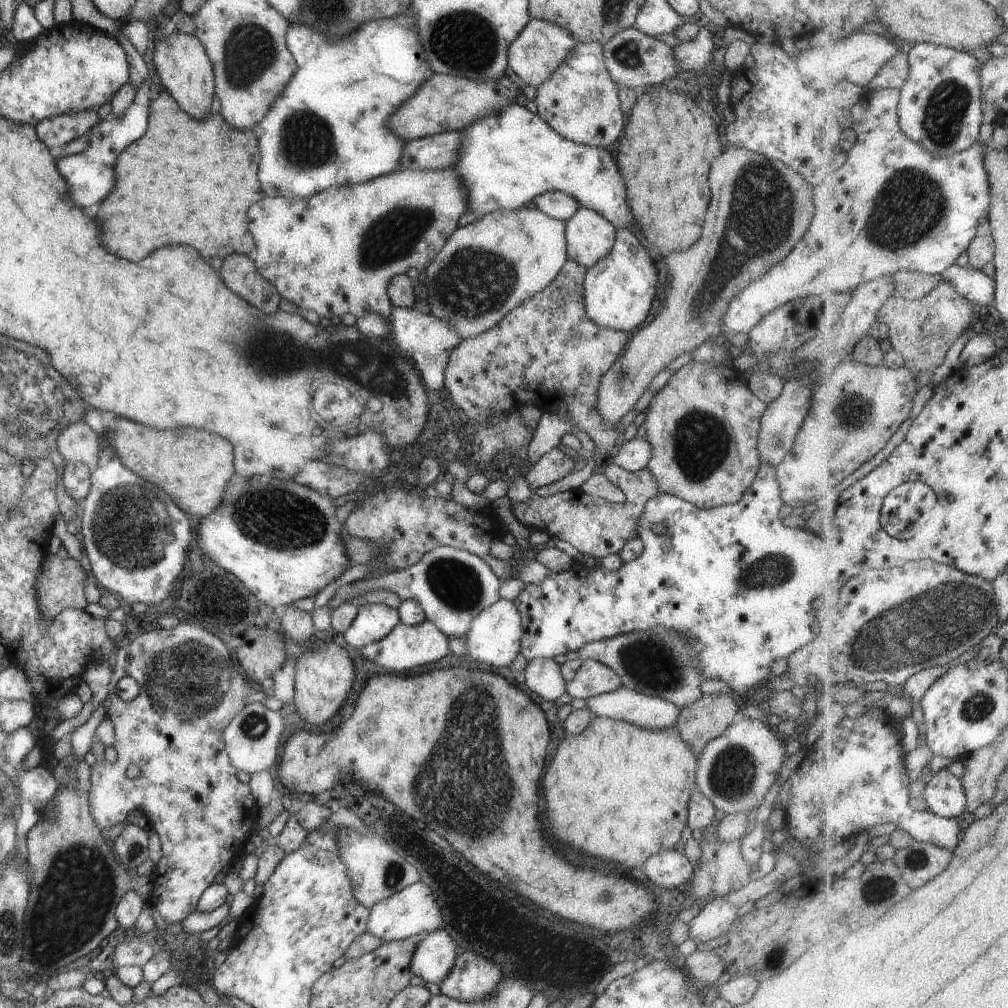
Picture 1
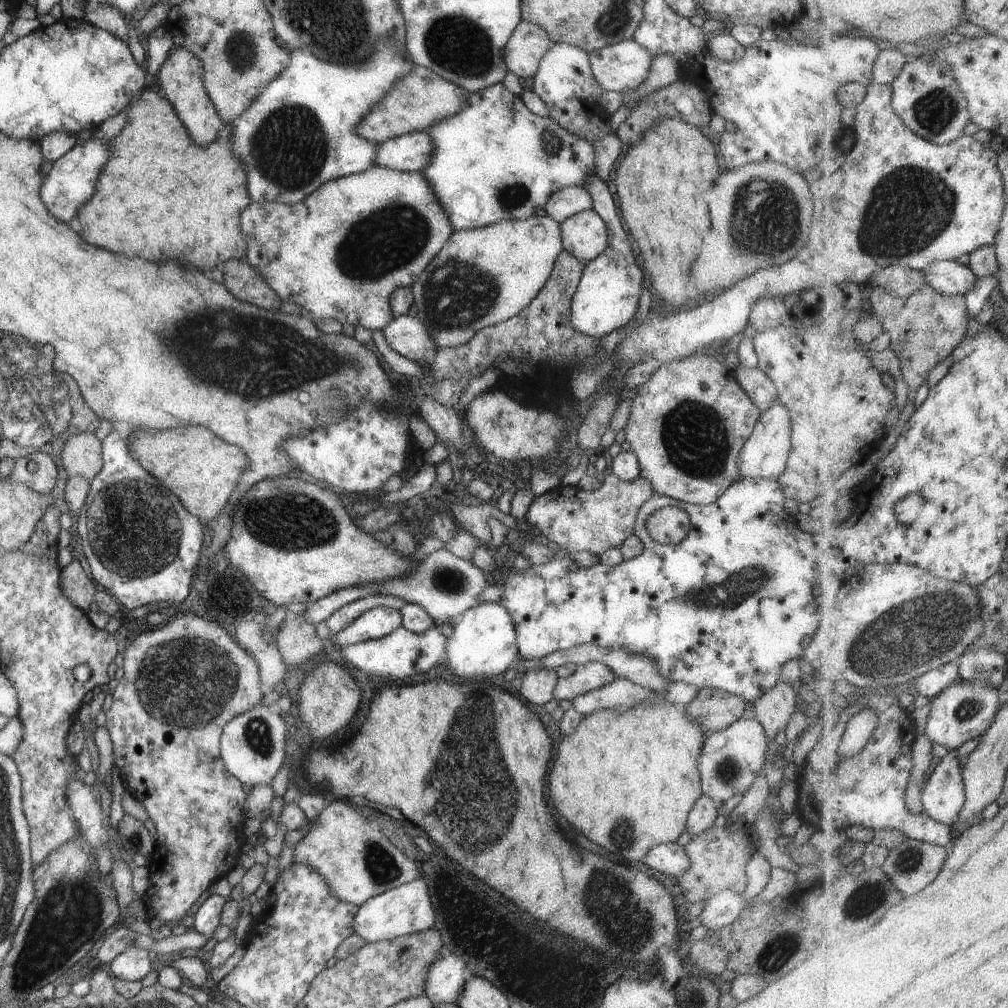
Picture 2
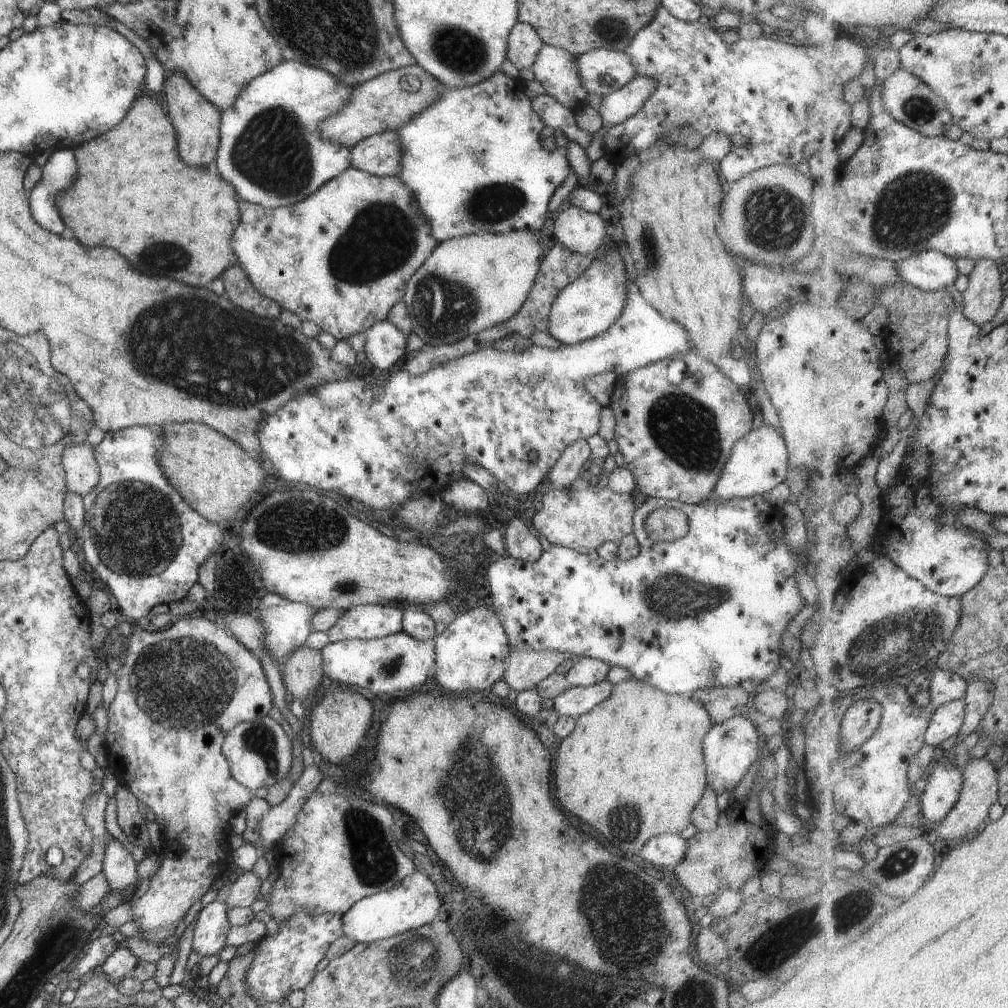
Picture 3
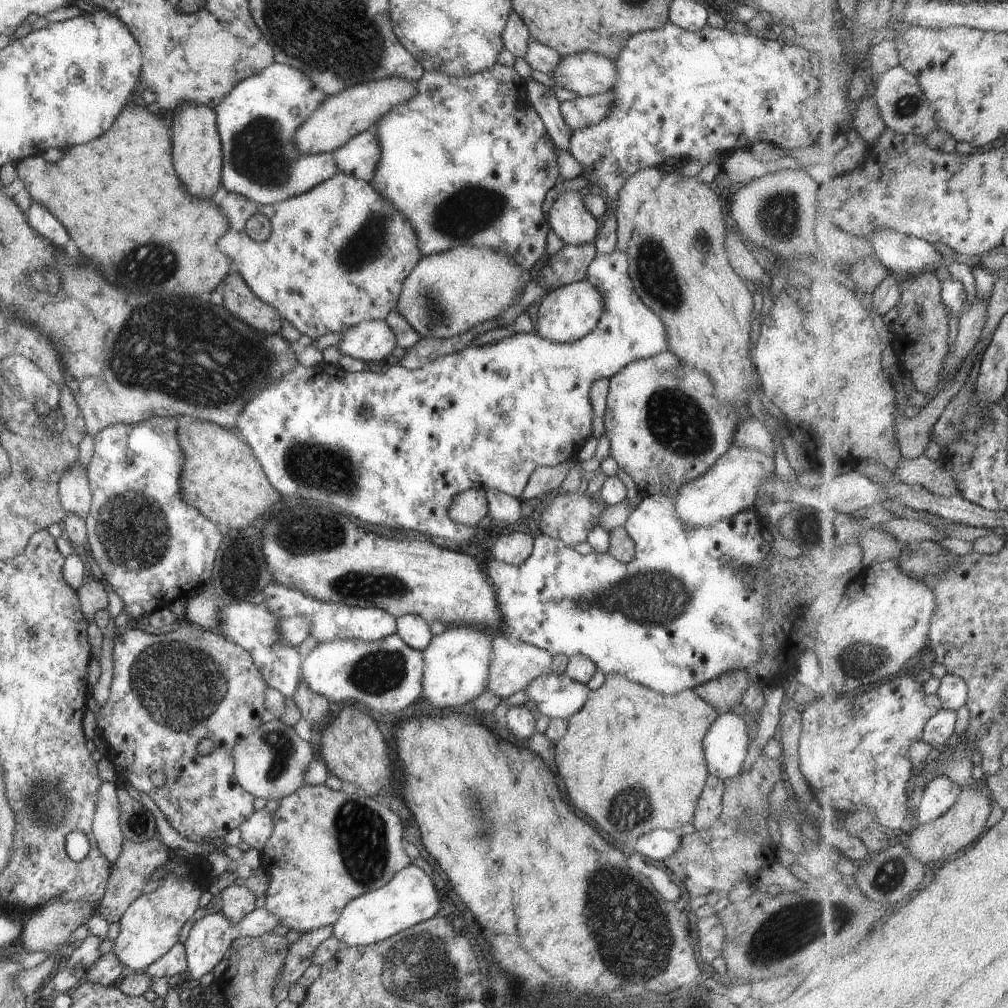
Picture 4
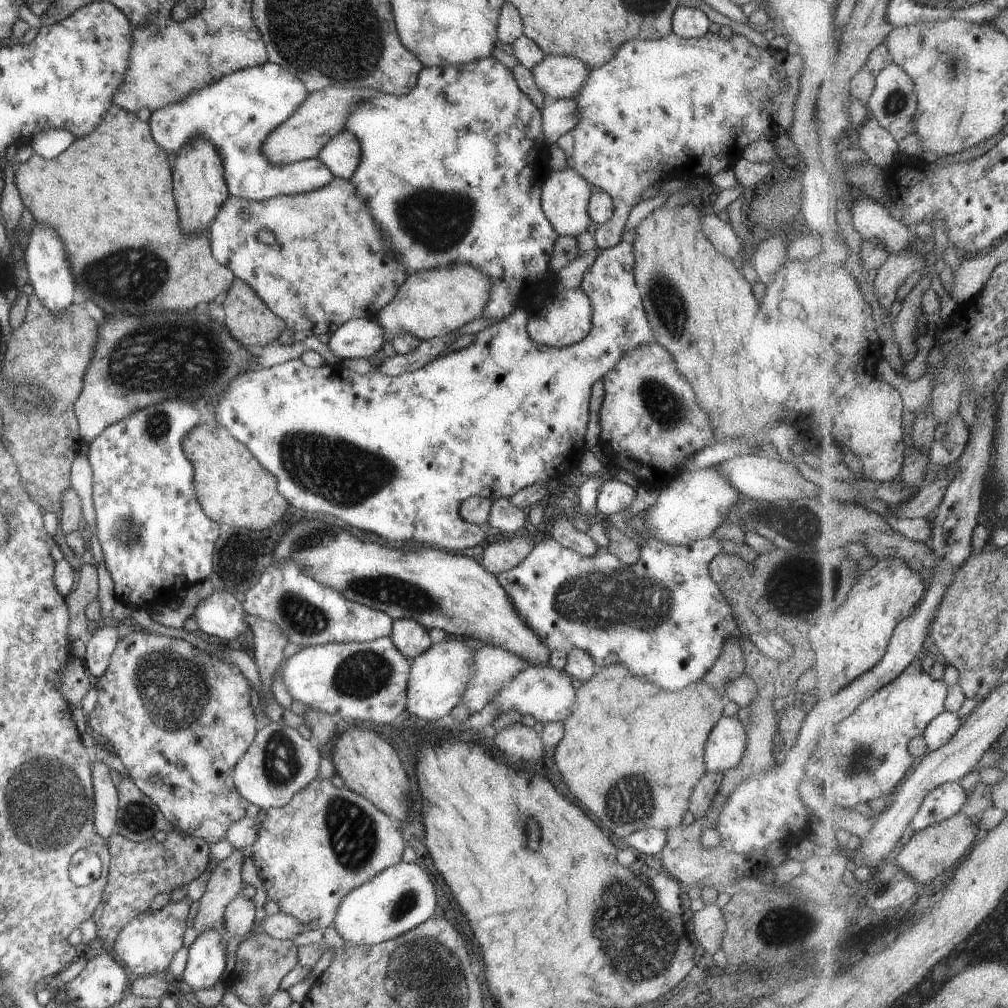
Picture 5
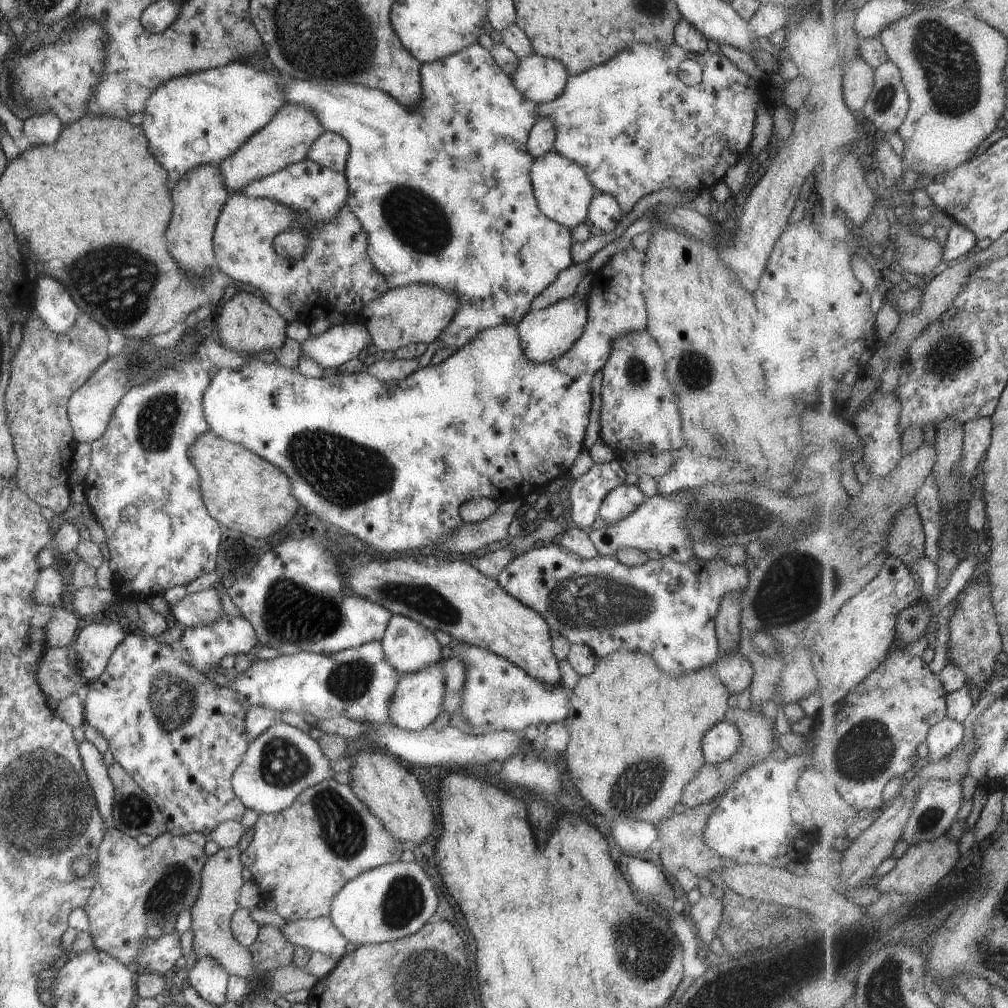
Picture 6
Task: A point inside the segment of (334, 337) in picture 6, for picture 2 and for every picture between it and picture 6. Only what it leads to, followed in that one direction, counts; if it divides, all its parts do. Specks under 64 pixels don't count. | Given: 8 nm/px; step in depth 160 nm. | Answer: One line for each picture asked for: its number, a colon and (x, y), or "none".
2: (406, 335)
3: (383, 343)
4: (371, 340)
5: (356, 338)

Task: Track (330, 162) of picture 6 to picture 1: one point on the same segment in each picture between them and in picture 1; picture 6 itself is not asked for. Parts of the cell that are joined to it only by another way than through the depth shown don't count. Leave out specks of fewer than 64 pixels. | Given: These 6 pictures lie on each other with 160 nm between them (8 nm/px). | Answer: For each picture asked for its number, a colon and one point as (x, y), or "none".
1: (438, 151)
2: (411, 152)
3: (378, 155)
4: (357, 157)
5: (341, 153)

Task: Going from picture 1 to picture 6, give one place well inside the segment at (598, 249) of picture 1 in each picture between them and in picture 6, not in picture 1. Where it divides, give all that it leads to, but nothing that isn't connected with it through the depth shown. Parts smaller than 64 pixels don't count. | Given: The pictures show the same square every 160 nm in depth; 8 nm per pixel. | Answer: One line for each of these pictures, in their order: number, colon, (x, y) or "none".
2: (583, 235)
3: (581, 232)
4: (569, 220)
5: (564, 195)
6: (562, 190)

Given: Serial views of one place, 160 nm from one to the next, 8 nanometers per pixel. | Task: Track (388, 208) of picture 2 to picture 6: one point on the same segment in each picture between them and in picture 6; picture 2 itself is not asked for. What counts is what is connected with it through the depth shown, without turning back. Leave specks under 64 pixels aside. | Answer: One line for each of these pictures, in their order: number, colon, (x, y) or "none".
3: (340, 258)
4: (337, 255)
5: (329, 262)
6: (334, 278)

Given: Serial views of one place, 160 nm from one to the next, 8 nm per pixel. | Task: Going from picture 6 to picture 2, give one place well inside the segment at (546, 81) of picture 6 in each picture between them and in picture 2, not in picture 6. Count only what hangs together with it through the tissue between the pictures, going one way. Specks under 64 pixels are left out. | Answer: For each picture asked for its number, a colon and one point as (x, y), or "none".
2: (622, 66)
3: (600, 71)
4: (585, 74)
5: (557, 76)

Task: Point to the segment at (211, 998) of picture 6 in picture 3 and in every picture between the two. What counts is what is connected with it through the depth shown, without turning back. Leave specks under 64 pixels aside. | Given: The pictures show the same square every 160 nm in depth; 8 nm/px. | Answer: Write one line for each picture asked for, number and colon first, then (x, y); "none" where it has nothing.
3: (211, 927)
4: (208, 941)
5: (205, 961)

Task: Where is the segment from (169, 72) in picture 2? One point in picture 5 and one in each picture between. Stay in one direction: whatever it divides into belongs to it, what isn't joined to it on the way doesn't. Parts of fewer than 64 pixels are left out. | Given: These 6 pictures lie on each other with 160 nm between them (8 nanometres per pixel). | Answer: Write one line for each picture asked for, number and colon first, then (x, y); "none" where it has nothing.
3: (195, 121)
4: (195, 146)
5: (198, 185)

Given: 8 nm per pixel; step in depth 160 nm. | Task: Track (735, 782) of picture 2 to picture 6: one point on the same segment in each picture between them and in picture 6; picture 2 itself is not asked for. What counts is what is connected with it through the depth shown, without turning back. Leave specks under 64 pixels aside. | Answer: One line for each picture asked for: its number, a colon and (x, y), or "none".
3: (729, 747)
4: (725, 744)
5: (724, 746)
6: (721, 741)

